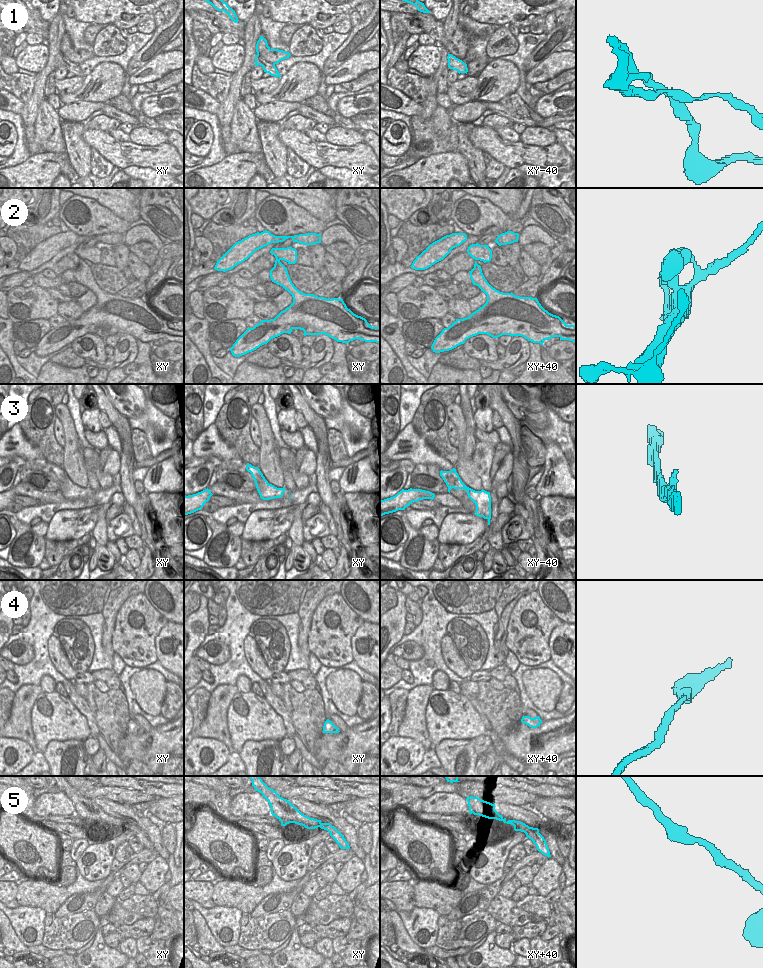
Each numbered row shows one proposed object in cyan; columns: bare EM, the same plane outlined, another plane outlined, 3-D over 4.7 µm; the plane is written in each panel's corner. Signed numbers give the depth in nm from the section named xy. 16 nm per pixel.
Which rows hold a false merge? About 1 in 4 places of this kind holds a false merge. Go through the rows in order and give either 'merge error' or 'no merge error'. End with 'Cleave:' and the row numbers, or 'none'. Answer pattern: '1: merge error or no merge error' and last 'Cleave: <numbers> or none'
1: merge error
2: no merge error
3: no merge error
4: no merge error
5: no merge error
Cleave: 1

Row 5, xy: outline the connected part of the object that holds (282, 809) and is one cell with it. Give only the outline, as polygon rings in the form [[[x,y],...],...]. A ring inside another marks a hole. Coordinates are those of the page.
[[[248,776],[252,780],[252,786],[268,801],[271,807],[271,814],[275,816],[282,826],[289,823],[302,825],[307,829],[320,827],[327,830],[330,836],[336,841],[341,849],[350,849],[349,843],[344,836],[330,823],[322,823],[321,820],[310,818],[302,814],[287,799],[282,798],[277,791],[269,788],[259,776]]]

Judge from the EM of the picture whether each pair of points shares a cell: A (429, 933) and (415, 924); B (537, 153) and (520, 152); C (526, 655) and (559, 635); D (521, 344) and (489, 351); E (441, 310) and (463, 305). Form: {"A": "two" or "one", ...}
{"A": "one", "B": "one", "C": "two", "D": "two", "E": "two"}

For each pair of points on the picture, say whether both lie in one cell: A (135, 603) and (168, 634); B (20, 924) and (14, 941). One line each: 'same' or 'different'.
A: different
B: different

